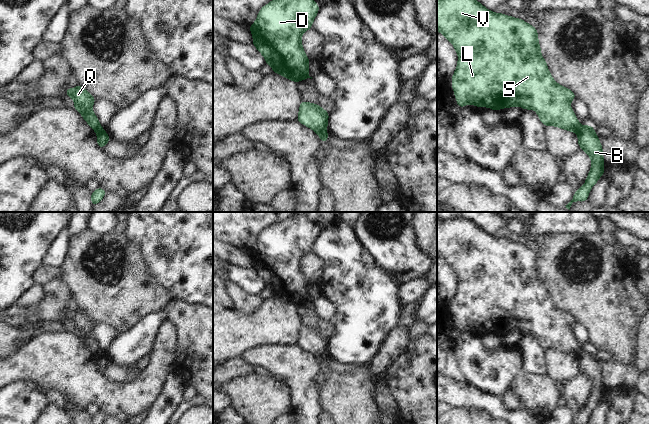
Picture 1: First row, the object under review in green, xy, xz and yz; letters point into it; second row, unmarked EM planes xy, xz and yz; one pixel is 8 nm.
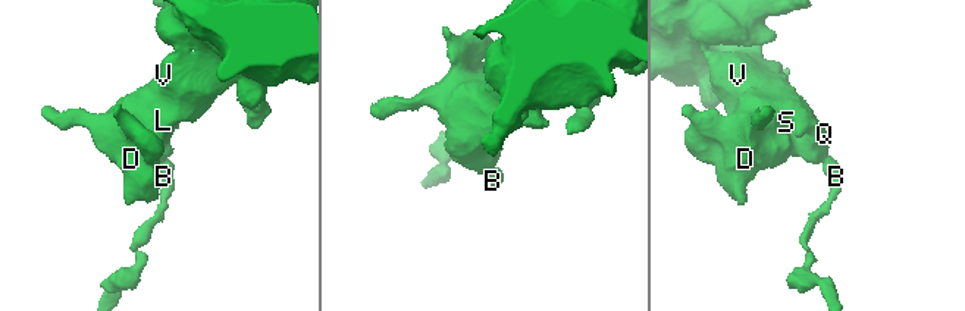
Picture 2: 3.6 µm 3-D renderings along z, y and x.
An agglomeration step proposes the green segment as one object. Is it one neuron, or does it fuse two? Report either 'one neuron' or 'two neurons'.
two neurons

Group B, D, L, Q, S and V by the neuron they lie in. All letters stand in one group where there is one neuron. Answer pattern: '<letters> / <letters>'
B / D L Q S V

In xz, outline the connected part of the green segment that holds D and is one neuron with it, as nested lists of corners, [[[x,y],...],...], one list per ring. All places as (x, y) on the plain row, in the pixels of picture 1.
[[[295,212],[292,217],[276,221],[268,229],[264,229],[257,238],[257,244],[249,250],[253,259],[253,267],[264,280],[274,297],[296,307],[311,302],[309,300],[309,282],[304,276],[301,266],[302,258],[312,252],[319,229],[307,220],[307,212]]]

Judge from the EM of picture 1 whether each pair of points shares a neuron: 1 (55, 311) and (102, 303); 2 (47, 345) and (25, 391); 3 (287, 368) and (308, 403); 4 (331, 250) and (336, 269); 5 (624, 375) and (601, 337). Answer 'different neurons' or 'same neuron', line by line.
1: different neurons
2: different neurons
3: same neuron
4: same neuron
5: different neurons

